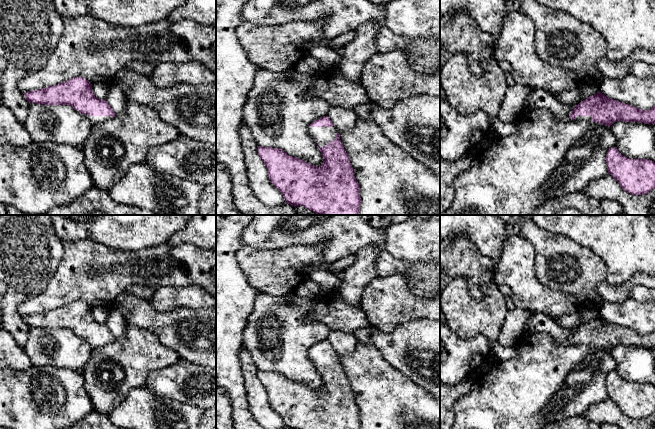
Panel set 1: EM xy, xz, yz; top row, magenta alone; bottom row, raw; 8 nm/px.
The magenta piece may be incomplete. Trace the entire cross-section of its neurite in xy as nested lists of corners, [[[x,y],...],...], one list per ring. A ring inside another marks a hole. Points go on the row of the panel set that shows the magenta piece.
[[[74,77],[57,85],[26,92],[24,96],[29,103],[40,105],[70,105],[83,114],[92,125],[110,120],[116,115],[106,100],[98,99],[94,95],[92,84],[82,77]]]

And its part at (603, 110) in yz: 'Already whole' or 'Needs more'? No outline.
Needs more

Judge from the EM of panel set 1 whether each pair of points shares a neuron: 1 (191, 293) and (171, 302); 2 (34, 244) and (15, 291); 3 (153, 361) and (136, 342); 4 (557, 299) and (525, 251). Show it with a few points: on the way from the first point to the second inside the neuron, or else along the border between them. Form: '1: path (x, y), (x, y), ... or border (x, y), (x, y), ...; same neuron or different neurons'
1: path (186, 296), (176, 297); same neuron
2: path (26, 256), (26, 275), (24, 279); same neuron
3: path (148, 356), (139, 347); same neuron
4: path (543, 295), (525, 277), (525, 265); same neuron

